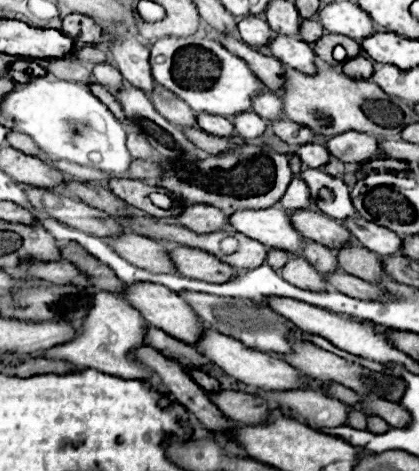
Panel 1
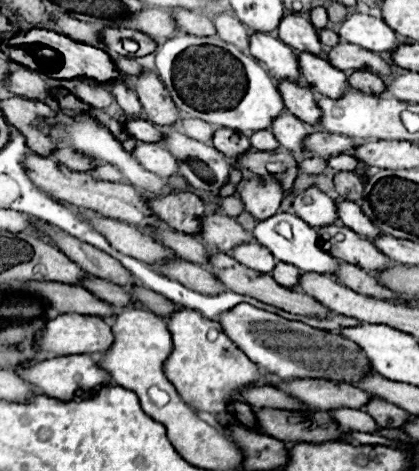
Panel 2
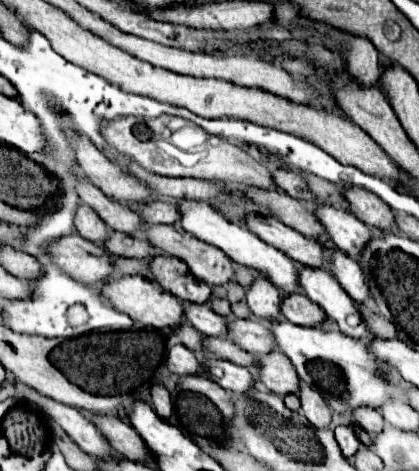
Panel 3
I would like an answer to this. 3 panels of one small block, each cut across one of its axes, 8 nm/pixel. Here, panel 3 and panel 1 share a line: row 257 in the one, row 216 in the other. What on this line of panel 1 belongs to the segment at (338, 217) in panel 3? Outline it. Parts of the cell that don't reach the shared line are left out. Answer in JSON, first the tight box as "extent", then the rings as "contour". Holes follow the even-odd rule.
{"extent":[344,216,402,256],"contour":[[[352,216],[344,220],[344,226],[350,230],[350,234],[356,240],[360,240],[364,248],[380,256],[396,254],[402,248],[402,238],[398,238],[392,230],[386,230],[384,226],[378,226],[374,222],[366,222],[360,216]]]}

